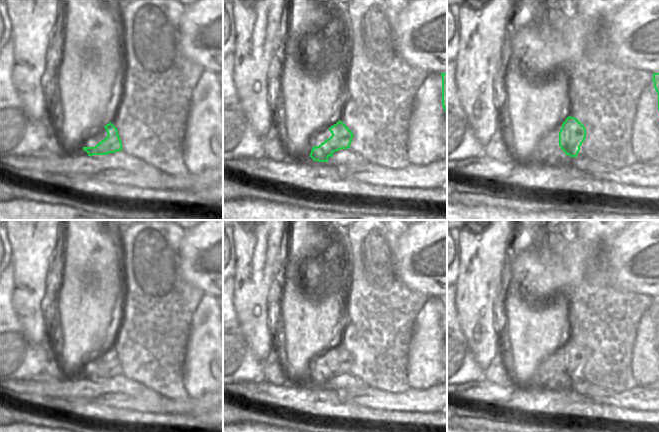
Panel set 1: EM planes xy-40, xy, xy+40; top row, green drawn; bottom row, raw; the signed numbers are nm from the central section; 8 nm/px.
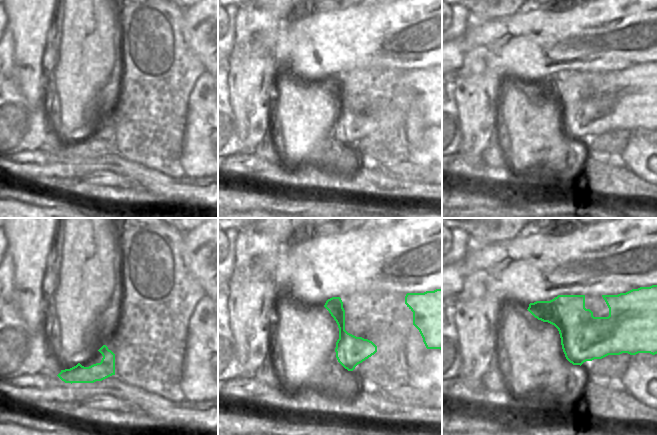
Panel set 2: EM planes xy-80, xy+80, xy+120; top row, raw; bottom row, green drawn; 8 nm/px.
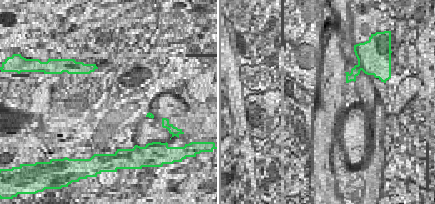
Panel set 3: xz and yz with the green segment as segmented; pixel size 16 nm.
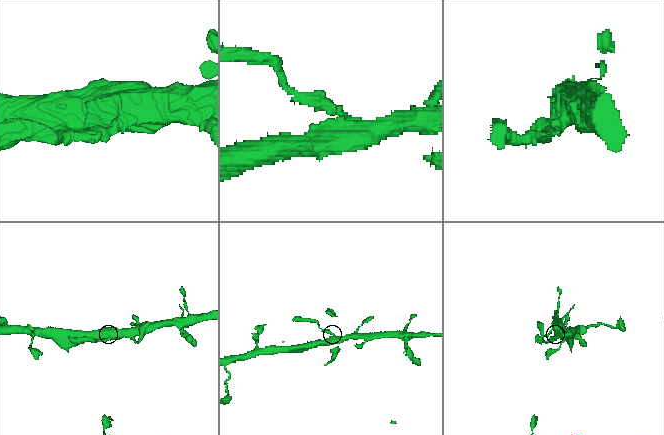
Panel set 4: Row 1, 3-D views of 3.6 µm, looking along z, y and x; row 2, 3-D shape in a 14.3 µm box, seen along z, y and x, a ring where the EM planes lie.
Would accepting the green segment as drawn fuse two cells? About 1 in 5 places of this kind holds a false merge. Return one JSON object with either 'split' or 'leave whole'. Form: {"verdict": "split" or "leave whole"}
{"verdict": "split"}

